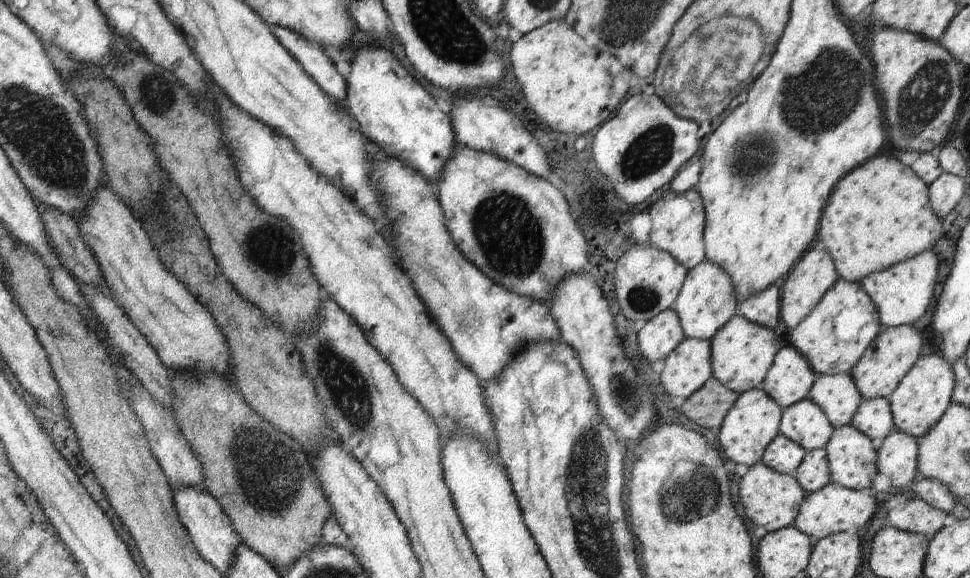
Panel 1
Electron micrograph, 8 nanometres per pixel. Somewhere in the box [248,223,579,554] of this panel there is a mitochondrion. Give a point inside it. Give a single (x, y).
(355, 406)

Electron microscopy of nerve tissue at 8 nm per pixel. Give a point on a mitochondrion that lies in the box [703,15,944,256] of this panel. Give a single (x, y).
(832, 70)

